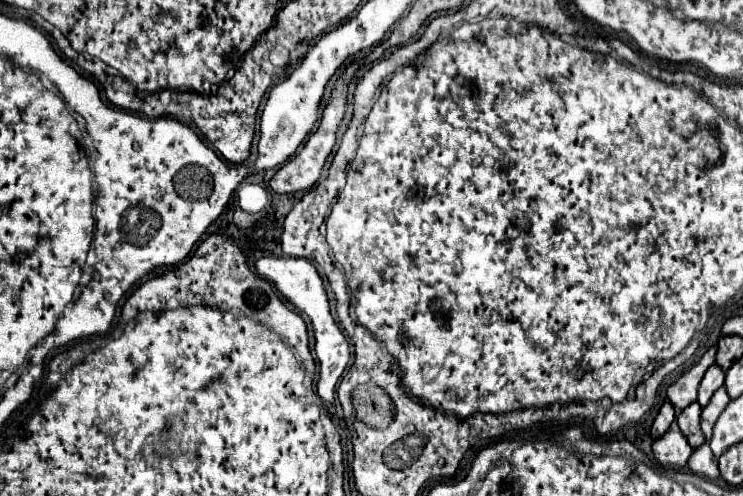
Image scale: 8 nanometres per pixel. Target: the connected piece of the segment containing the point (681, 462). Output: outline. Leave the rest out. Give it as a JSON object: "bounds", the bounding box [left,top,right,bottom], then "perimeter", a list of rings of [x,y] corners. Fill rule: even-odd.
{"bounds":[652,425,692,467],"perimeter":[[[672,425],[666,431],[666,435],[656,439],[652,449],[654,449],[654,457],[662,465],[672,465],[672,467],[686,467],[692,453],[692,447],[688,445],[688,441],[684,439],[682,431],[678,431],[676,425]]]}

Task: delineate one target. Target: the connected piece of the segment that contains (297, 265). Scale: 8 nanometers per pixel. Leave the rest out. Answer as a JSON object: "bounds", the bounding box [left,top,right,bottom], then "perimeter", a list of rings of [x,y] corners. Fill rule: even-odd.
{"bounds":[256,257,350,403],"perimeter":[[[262,257],[256,261],[256,271],[260,277],[270,279],[276,289],[288,299],[292,301],[292,305],[296,309],[300,309],[302,313],[308,315],[308,319],[314,325],[314,337],[316,337],[316,357],[320,363],[320,377],[316,383],[316,393],[320,399],[324,399],[326,403],[334,401],[334,387],[338,383],[338,379],[342,377],[348,359],[350,359],[350,347],[348,347],[348,339],[344,337],[344,333],[340,331],[340,327],[336,325],[332,313],[330,313],[330,301],[328,301],[328,293],[324,289],[324,281],[318,275],[316,267],[306,261],[306,259],[294,259],[294,257]]]}

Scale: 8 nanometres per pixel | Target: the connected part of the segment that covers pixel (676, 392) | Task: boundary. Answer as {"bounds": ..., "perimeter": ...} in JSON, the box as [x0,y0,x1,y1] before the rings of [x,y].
{"bounds":[668,347,716,413],"perimeter":[[[710,347],[690,371],[686,371],[678,381],[674,381],[668,387],[668,399],[676,407],[676,413],[680,413],[684,407],[688,407],[690,403],[696,401],[698,385],[706,373],[706,369],[714,363],[714,357],[716,357],[716,347]]]}

